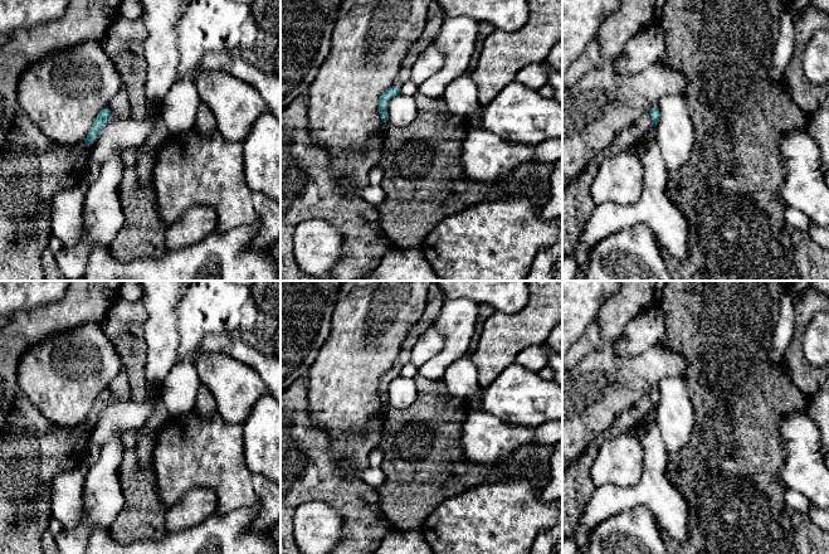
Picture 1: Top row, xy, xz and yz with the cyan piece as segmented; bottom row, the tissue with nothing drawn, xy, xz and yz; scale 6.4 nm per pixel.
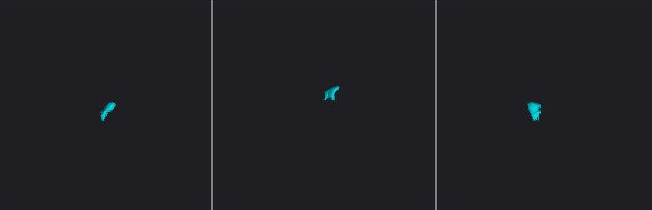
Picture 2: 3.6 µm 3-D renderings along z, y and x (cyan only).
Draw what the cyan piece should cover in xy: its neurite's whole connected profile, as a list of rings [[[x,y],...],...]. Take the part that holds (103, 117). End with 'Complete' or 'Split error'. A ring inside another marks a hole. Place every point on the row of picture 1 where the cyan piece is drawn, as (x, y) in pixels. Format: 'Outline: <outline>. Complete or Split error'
Outline: [[[104,107],[87,137],[73,145],[50,140],[21,110],[0,151],[0,281],[45,281],[42,254],[52,234],[50,209],[57,193],[86,181],[91,150],[111,120]]]. Split error

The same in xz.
Outline: [[[443,10],[429,18],[420,38],[409,48],[394,86],[380,97],[379,113],[382,122],[361,154],[335,156],[316,145],[308,127],[306,96],[299,96],[281,112],[281,281],[361,281],[380,264],[387,252],[398,249],[398,246],[385,234],[376,208],[351,191],[340,191],[337,184],[341,179],[346,179],[359,186],[369,185],[369,170],[381,159],[382,140],[390,126],[389,102],[400,94],[400,87],[410,81],[415,59],[435,40],[444,18]],[[308,219],[331,222],[338,228],[345,242],[340,262],[325,277],[306,274],[294,258],[294,229]]]. Split error

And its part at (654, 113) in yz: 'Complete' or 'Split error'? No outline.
Split error

